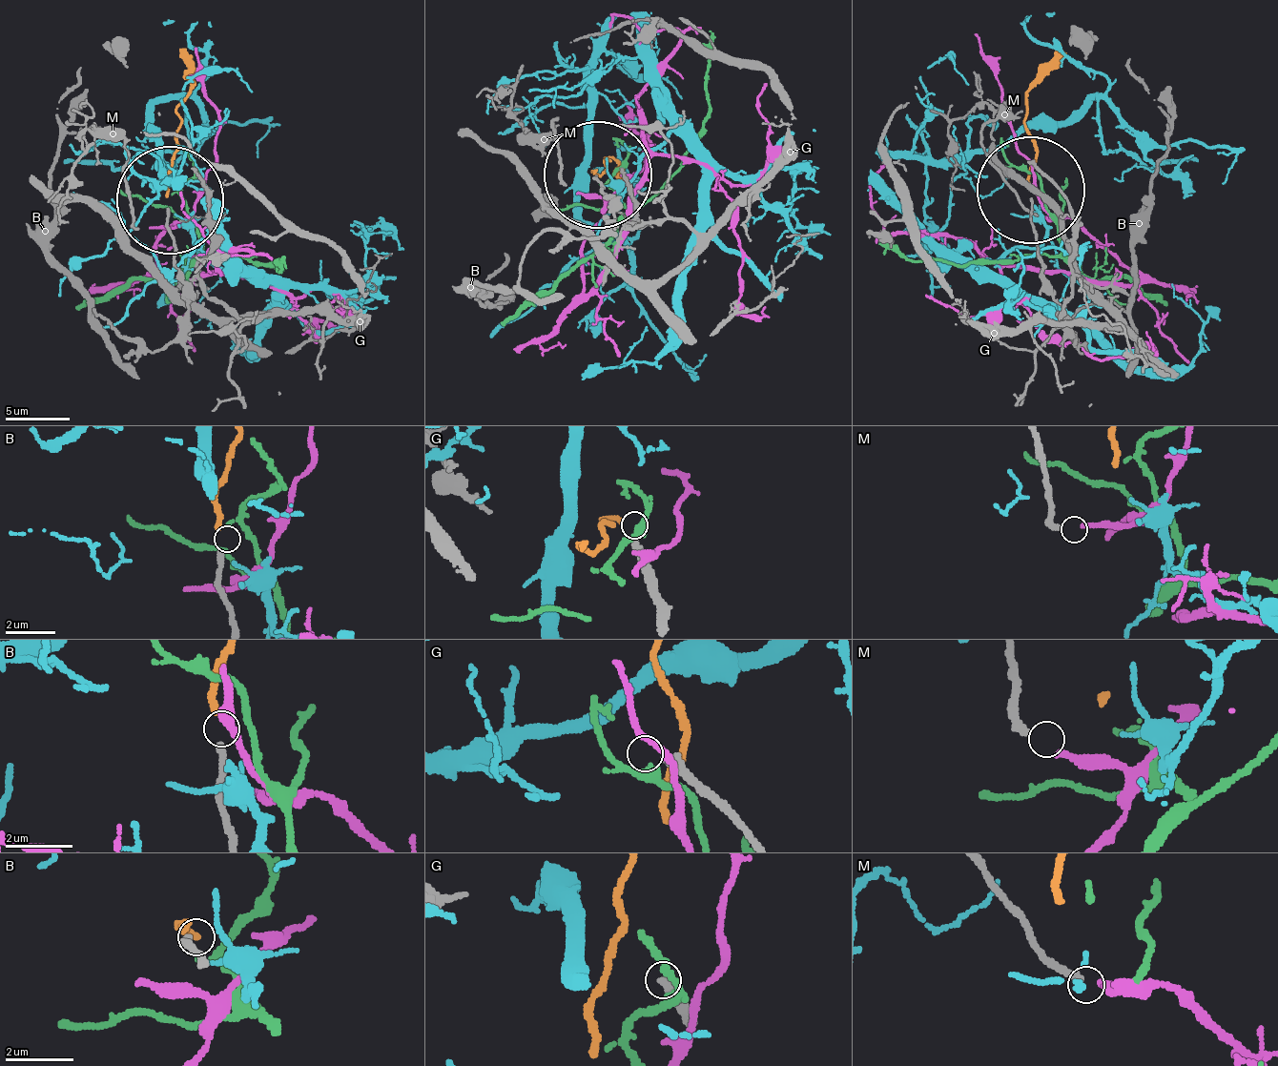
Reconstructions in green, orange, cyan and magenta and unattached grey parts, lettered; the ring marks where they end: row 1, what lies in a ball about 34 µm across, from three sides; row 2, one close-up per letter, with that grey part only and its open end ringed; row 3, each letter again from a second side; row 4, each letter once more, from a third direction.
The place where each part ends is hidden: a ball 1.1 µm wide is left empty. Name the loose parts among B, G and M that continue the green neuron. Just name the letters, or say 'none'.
none

